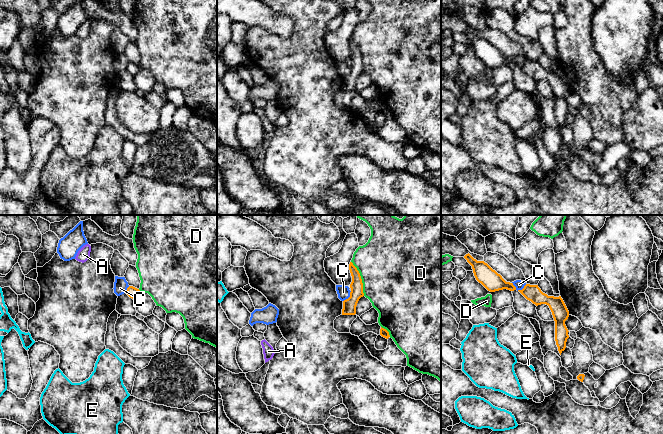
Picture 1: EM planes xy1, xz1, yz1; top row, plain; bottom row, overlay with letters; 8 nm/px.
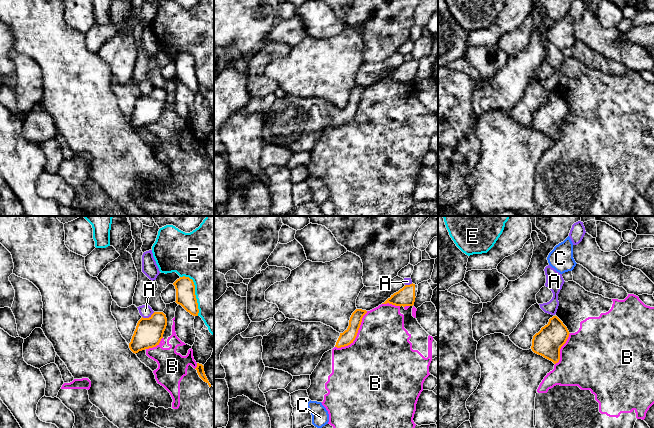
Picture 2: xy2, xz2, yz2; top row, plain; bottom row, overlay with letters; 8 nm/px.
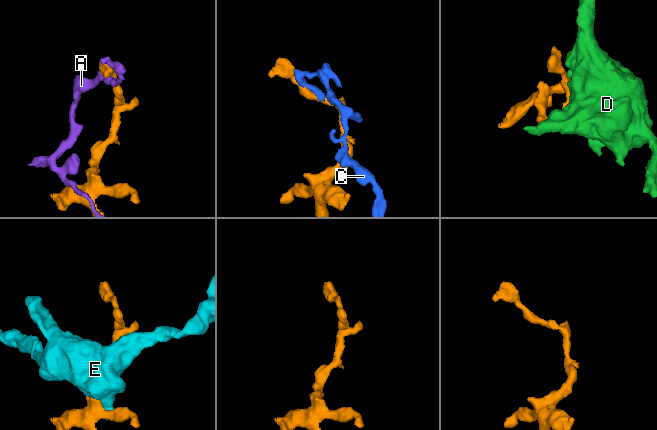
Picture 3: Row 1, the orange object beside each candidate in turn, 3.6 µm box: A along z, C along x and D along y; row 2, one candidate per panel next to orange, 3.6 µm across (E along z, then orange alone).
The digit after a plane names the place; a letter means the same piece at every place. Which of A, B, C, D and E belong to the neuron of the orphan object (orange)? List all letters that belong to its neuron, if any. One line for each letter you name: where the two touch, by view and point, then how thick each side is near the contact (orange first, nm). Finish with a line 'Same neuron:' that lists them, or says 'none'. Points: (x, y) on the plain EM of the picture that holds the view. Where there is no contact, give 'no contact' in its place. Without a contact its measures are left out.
Same neuron: none

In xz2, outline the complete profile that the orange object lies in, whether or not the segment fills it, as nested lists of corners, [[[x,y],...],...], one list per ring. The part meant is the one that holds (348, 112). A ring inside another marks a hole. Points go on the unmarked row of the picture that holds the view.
[[[356,85],[350,93],[348,104],[343,109],[321,98],[302,98],[289,94],[277,98],[272,107],[262,115],[262,136],[265,143],[283,146],[292,152],[311,151],[325,128],[353,119],[366,89],[366,86]]]

